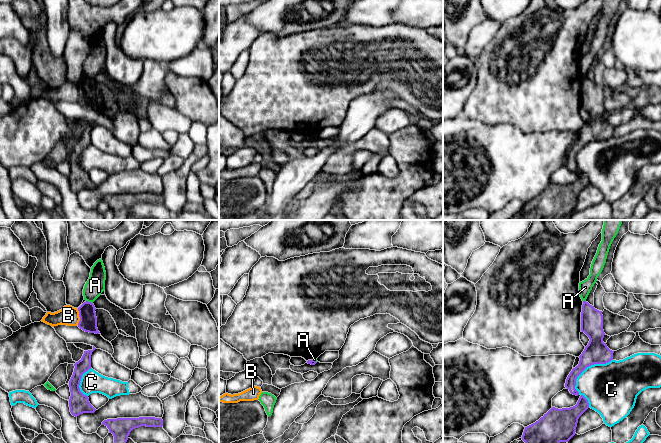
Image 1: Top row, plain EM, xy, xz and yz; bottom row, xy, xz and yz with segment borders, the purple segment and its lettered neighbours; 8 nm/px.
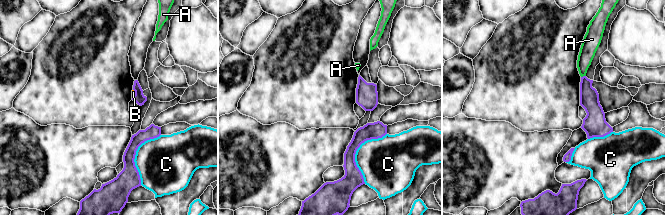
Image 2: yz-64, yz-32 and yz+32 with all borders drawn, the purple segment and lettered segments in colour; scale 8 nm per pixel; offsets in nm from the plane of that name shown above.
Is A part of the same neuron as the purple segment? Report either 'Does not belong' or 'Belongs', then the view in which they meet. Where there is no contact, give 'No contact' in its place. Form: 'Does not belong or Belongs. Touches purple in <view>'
Does not belong. Touches purple in xy

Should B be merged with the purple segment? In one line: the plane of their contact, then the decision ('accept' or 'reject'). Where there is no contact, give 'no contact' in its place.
xy | reject

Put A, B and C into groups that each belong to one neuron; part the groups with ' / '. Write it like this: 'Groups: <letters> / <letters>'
Groups: A / B / C

